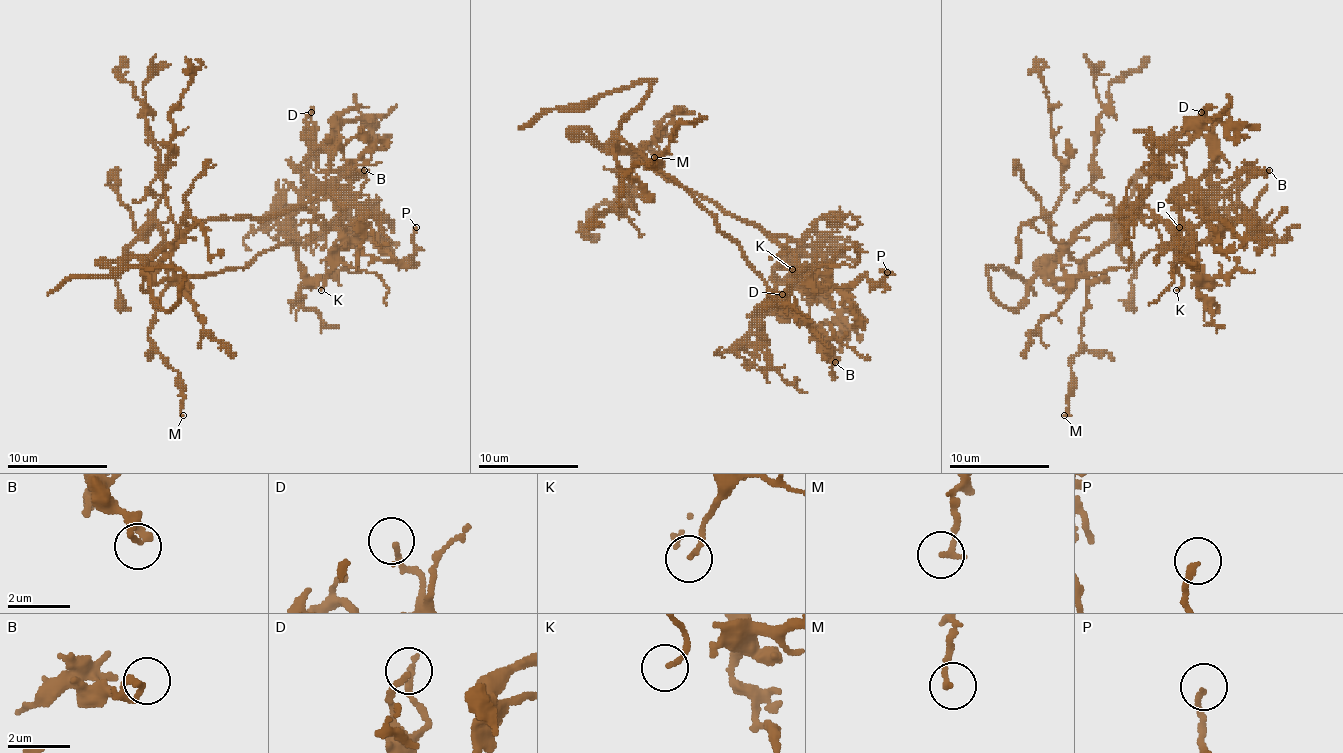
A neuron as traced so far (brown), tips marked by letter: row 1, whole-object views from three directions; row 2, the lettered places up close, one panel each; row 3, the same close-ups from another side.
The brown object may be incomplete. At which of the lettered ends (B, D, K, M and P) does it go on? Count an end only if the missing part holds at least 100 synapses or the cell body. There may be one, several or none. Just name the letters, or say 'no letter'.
no letter

